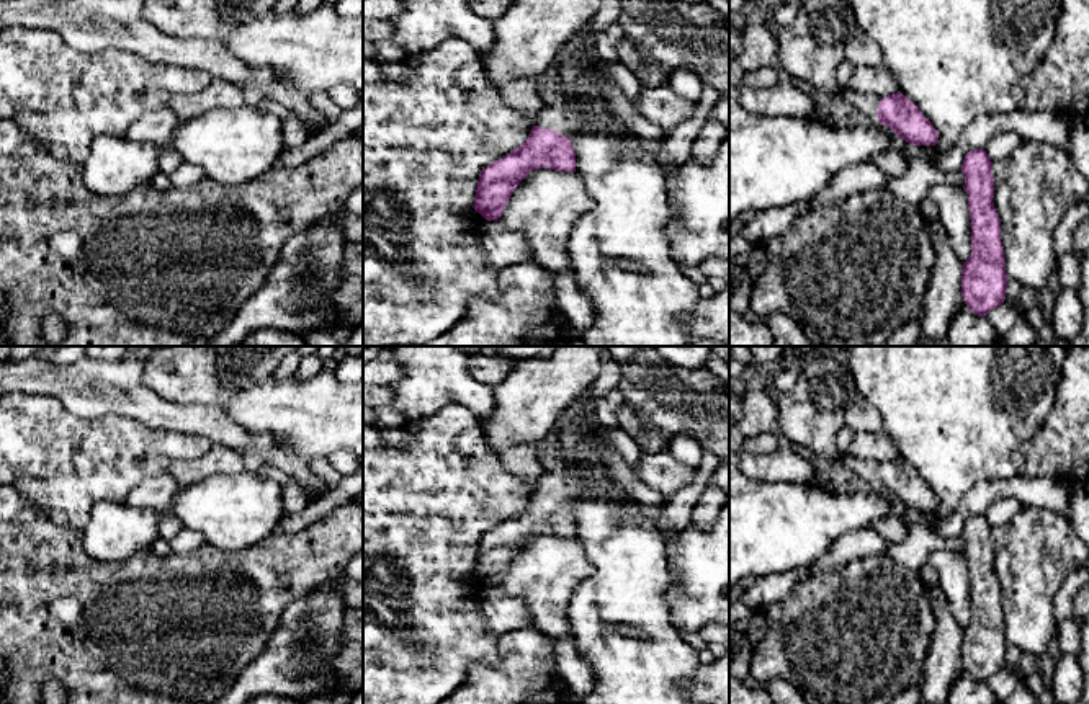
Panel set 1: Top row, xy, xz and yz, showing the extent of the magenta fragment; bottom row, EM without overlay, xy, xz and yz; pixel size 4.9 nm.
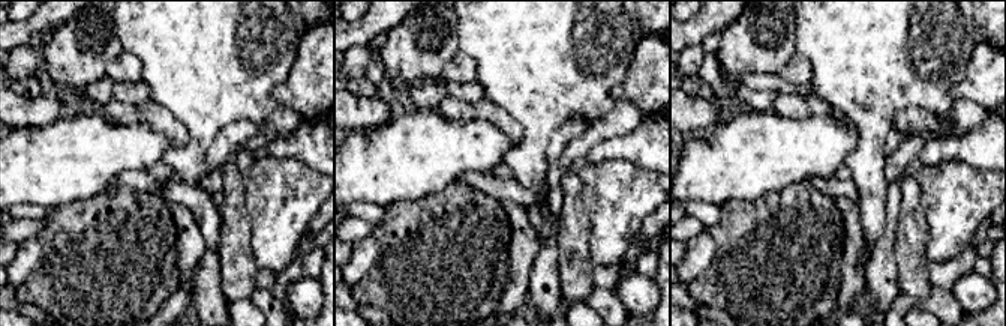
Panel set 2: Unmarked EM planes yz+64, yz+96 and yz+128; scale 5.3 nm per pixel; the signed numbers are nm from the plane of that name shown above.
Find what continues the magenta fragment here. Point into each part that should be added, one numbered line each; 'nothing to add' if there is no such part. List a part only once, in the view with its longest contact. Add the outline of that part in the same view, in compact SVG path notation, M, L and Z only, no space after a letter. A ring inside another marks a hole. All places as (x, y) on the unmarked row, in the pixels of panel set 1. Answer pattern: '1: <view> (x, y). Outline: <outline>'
1: xz (563, 481). Outline: M559 462L559 466L554 469L544 469L536 492L558 497L567 505L572 505L577 500L582 487L584 480L579 477L579 469Z

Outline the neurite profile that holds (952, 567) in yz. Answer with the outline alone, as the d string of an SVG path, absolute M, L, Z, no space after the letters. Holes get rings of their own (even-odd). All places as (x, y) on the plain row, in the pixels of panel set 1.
M935 550L929 555L927 564L939 575L939 586L947 598L952 616L965 629L971 622L971 585L966 557L953 550Z

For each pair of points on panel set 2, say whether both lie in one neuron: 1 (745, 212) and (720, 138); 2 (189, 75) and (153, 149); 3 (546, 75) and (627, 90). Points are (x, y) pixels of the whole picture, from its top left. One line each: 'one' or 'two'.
1: two
2: two
3: two

